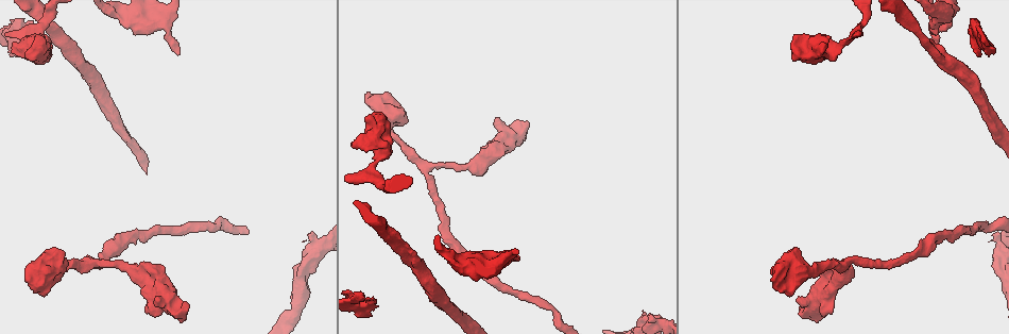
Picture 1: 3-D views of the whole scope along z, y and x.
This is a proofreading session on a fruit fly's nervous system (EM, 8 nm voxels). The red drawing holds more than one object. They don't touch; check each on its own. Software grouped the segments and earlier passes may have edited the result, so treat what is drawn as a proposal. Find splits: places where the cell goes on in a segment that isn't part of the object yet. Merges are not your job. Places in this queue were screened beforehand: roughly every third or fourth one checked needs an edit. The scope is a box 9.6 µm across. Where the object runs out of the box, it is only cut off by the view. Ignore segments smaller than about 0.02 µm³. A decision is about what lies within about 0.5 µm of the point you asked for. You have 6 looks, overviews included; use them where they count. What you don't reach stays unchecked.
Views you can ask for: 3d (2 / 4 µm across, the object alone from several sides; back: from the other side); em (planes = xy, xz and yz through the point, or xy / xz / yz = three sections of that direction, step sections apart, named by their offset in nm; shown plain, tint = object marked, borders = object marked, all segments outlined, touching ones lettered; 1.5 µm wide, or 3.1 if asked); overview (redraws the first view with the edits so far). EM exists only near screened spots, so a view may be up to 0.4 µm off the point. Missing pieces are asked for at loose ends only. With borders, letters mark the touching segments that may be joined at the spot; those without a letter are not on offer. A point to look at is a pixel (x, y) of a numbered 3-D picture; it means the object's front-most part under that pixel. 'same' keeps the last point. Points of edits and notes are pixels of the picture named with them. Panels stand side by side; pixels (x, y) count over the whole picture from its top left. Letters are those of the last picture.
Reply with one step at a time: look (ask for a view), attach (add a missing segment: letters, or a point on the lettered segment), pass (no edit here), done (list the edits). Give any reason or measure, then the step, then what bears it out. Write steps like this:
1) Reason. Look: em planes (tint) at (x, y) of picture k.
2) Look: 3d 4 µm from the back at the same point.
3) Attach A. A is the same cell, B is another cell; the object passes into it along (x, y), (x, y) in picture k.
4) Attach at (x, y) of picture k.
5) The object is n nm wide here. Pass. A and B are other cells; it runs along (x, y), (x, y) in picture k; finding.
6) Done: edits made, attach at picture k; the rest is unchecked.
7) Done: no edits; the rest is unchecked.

Stops while still wide. Look: 3d 2 µm at (999, 234) of picture 1.

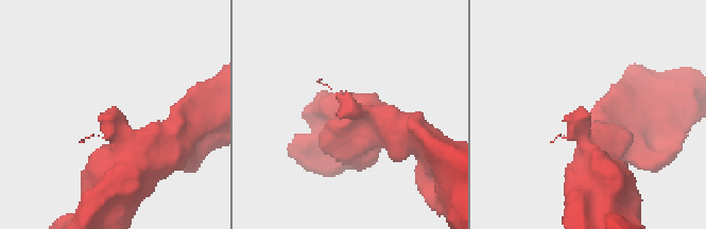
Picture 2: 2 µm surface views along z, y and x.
Shape alone is not enough. Look: em planes (borders) at (587, 111) of picture 2.

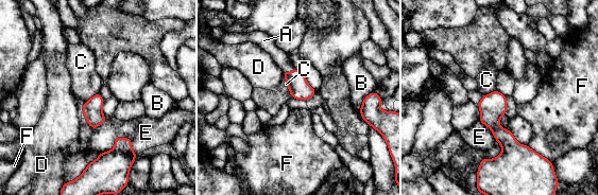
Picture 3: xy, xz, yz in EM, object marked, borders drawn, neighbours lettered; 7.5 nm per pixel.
Attach A. A is the same cell, B, C, D, E and F are other cells; the object passes into it along (300, 89), (290, 72), (279, 56) in picture 3; it goes on there.

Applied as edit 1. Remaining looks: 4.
See it whole again. Look: overview.

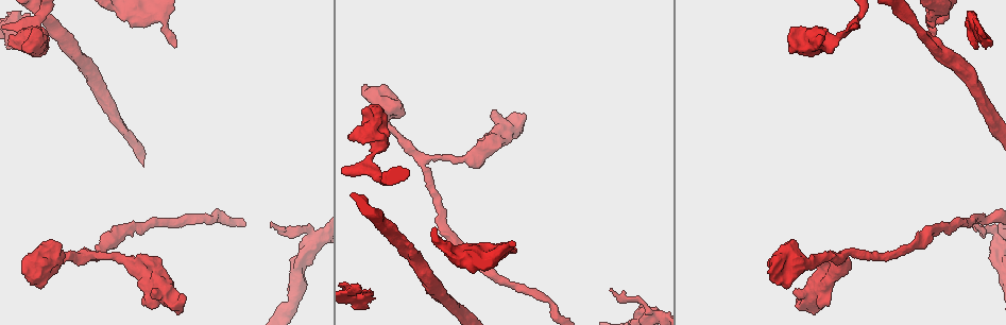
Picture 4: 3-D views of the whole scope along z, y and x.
Branch stops here. Look: em yz step 4 (borders) at (175, 46) of picture 4.

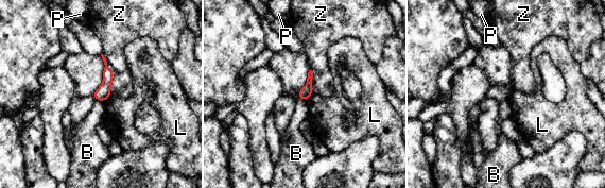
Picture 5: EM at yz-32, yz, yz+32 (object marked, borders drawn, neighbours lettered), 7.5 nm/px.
Look: em planes (borders) at the same point.

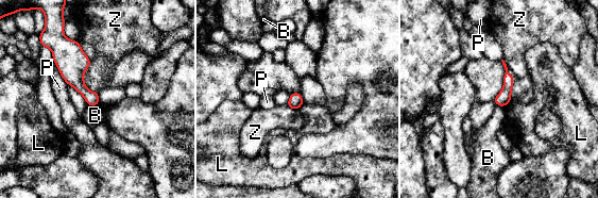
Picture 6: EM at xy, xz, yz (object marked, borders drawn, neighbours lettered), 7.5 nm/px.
The longest contact is with Z, 340 nm. Pass. B, L, P and Z are other cells; a border runs along (509, 101), (505, 106) in picture 6; no lettered segment goes on from it.

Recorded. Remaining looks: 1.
Done: edits made, attach at picture 3; the rest is unchecked.

